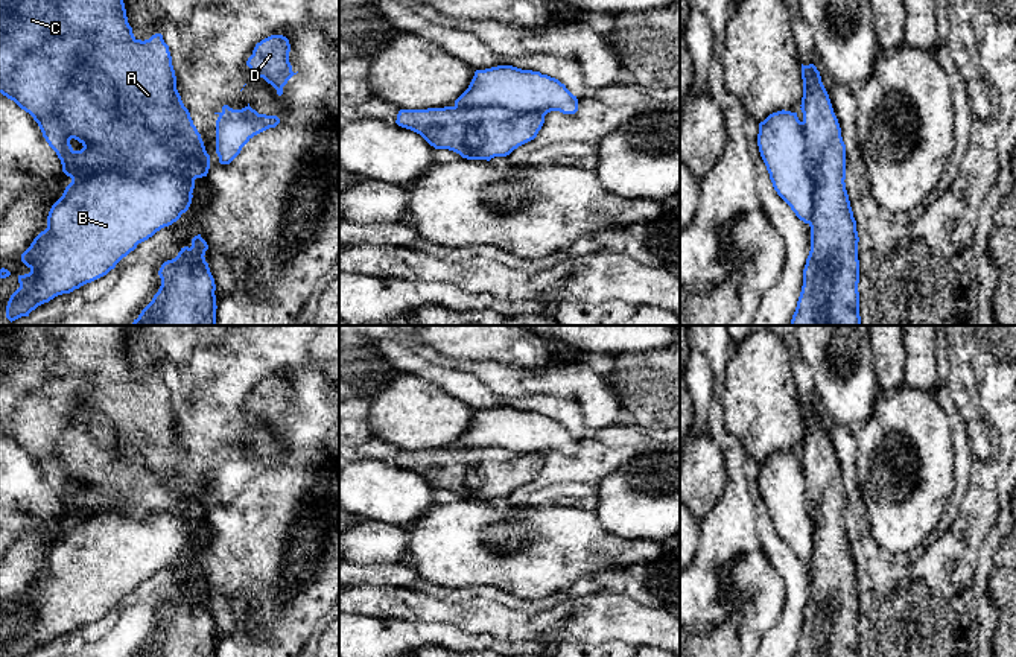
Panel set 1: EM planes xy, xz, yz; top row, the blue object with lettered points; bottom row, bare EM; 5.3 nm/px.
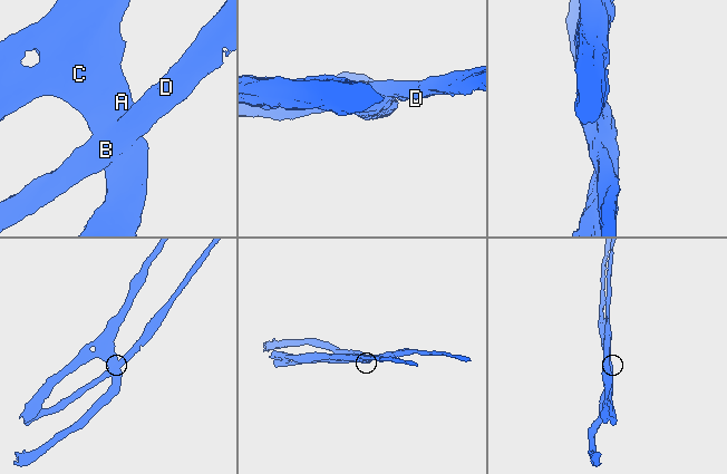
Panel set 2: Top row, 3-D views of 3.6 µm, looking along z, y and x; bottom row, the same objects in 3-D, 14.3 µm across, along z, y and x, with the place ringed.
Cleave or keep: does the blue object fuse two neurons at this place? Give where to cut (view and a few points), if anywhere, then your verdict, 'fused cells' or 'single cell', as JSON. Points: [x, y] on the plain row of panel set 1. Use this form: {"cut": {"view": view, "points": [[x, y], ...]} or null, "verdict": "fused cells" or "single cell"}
{"cut": {"view": "xy", "points": [[203, 482], [148, 519], [72, 523]]}, "verdict": "fused cells"}

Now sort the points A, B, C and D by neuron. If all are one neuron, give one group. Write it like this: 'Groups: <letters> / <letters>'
Groups: A C / B D

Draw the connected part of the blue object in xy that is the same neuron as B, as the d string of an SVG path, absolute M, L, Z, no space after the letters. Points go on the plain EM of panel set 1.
M202 482L202 494L198 499L178 494L170 509L154 514L149 520L131 520L117 511L108 511L70 523L52 546L47 569L21 595L21 602L30 613L18 616L20 628L8 642L6 657L29 657L55 637L106 616L138 584L172 566L189 551L195 520L207 517L208 509L210 496Z

